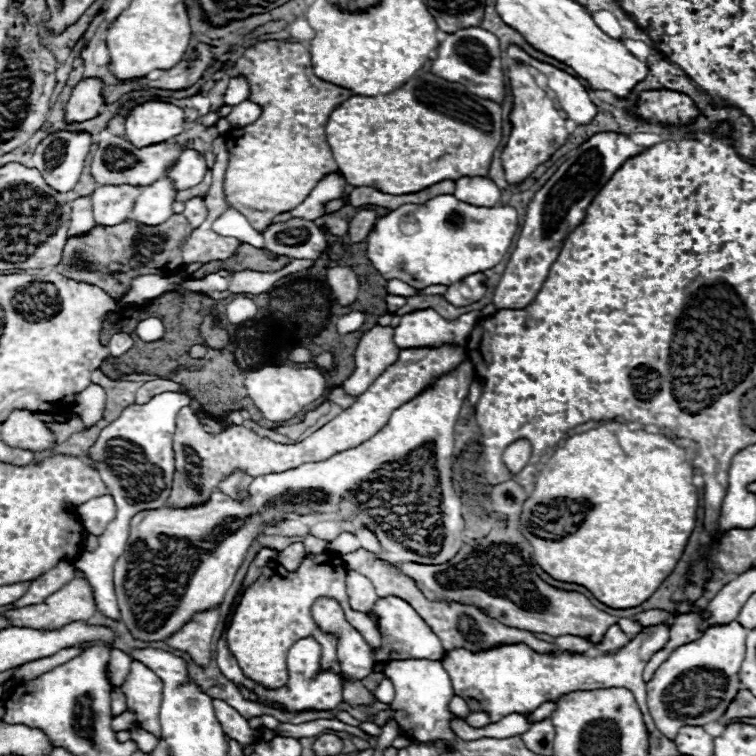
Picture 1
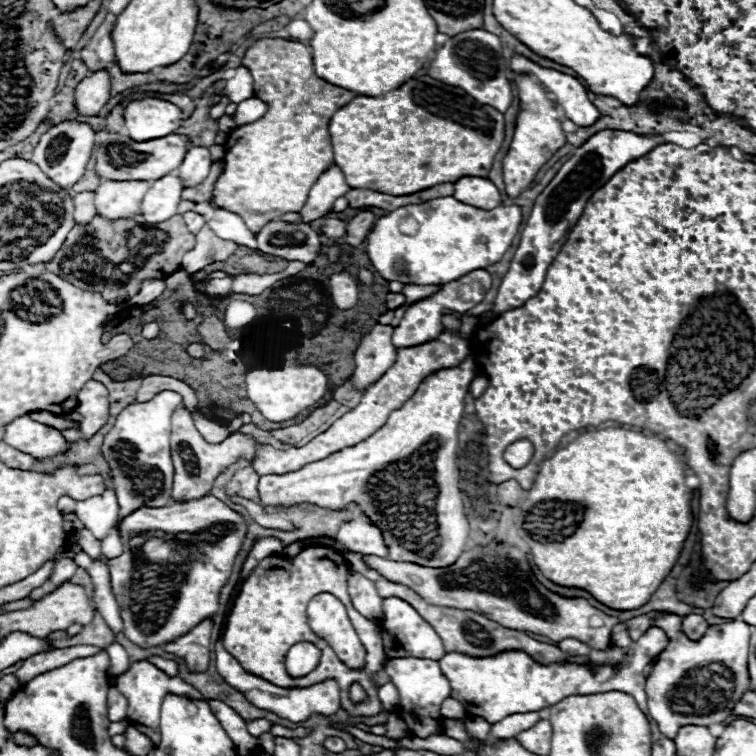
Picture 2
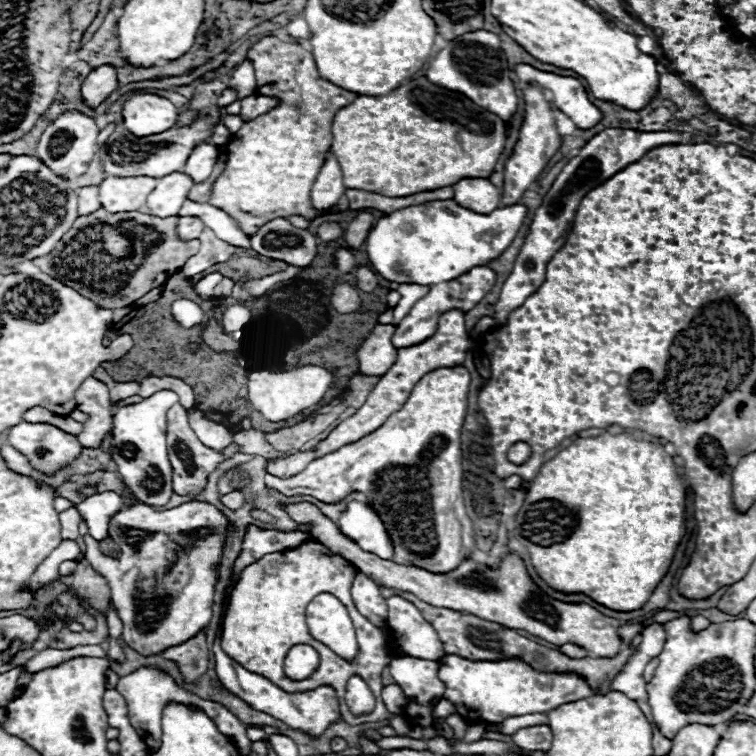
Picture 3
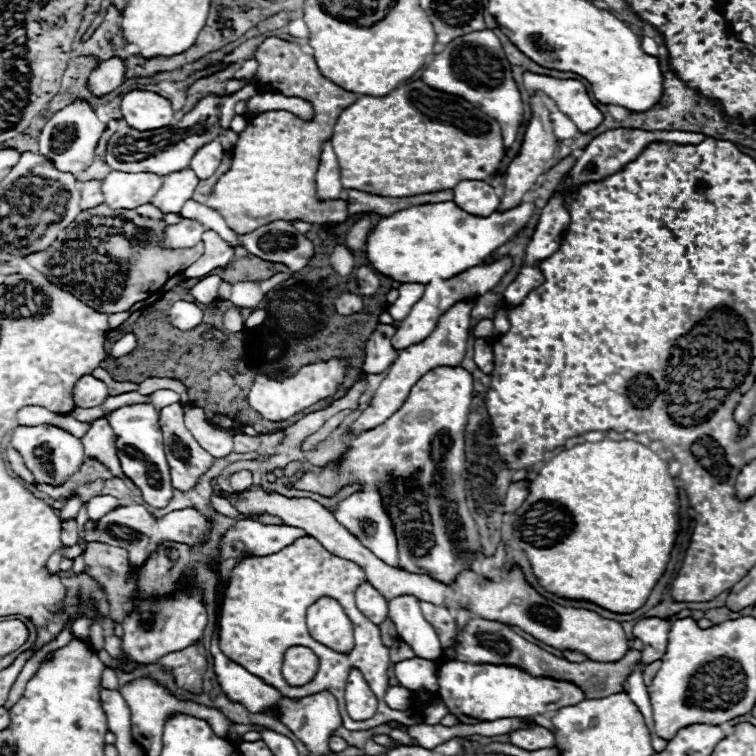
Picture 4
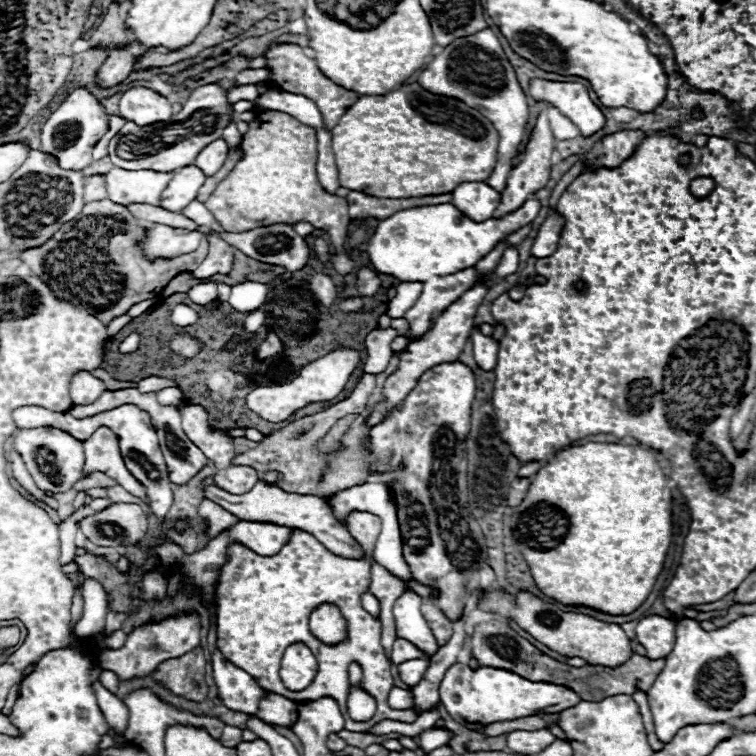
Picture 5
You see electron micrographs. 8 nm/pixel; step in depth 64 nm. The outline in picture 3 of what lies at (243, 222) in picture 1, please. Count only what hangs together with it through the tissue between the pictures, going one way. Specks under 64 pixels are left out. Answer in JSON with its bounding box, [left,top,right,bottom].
[178,200,250,248]

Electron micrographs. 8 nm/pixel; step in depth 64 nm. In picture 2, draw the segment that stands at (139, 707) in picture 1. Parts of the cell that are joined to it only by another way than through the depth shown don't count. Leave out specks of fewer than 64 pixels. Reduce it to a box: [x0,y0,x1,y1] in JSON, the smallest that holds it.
[116,662,202,746]

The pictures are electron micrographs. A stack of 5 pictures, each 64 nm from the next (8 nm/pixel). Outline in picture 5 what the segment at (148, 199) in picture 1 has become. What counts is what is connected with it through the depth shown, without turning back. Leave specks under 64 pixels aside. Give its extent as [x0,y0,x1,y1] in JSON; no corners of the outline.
[160,164,206,212]

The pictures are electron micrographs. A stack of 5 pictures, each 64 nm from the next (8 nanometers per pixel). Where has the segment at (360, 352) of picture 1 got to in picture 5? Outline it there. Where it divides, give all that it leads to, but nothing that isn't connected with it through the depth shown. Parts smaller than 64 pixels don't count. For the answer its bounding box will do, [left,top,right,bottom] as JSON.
[364,328,398,374]

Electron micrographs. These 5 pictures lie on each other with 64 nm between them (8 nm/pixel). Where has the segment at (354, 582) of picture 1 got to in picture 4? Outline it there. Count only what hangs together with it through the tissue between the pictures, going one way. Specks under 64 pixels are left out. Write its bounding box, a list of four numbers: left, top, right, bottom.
[356,581,388,624]

